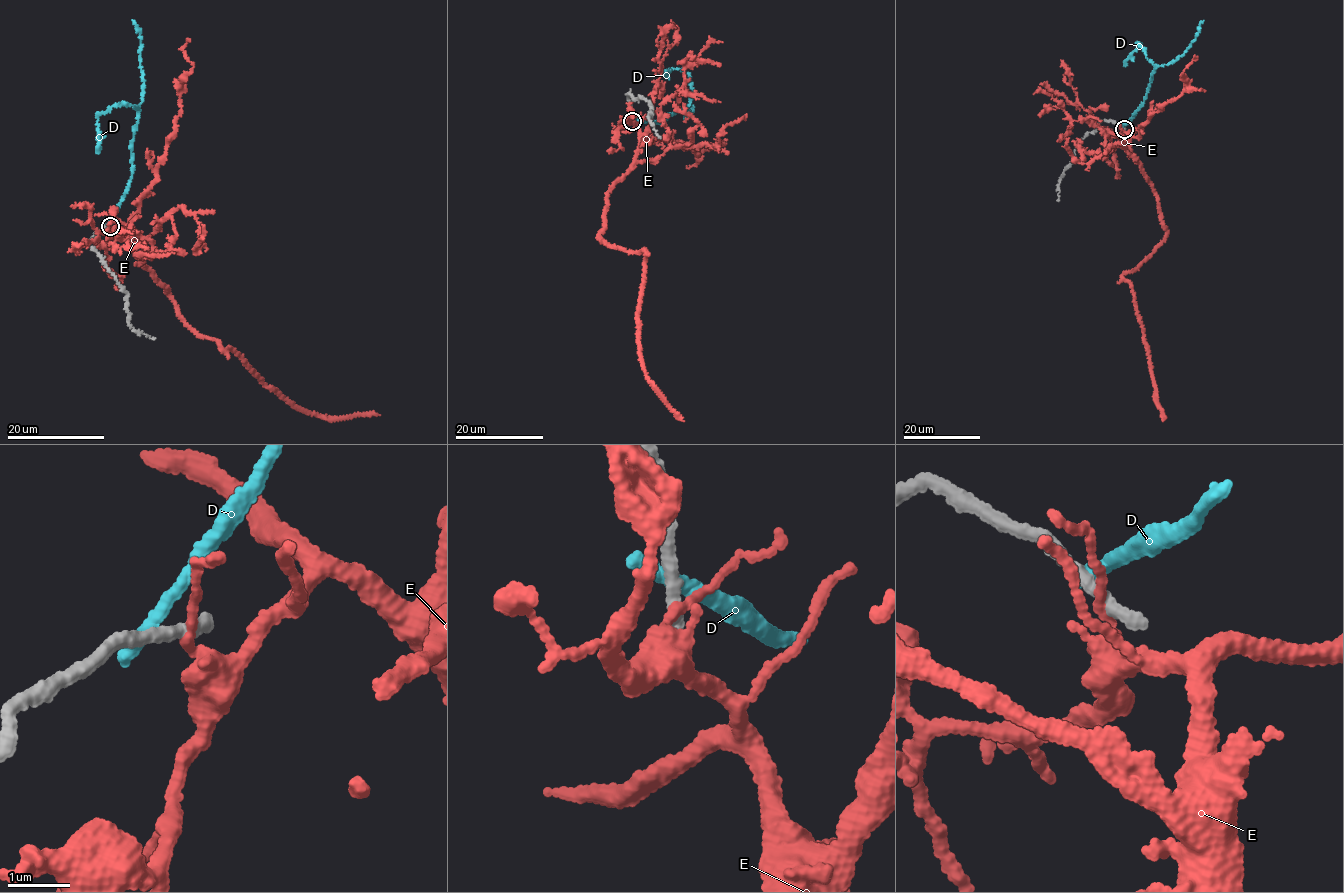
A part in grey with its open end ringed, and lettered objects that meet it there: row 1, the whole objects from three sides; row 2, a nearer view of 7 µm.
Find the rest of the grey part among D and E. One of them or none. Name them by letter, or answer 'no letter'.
no letter

